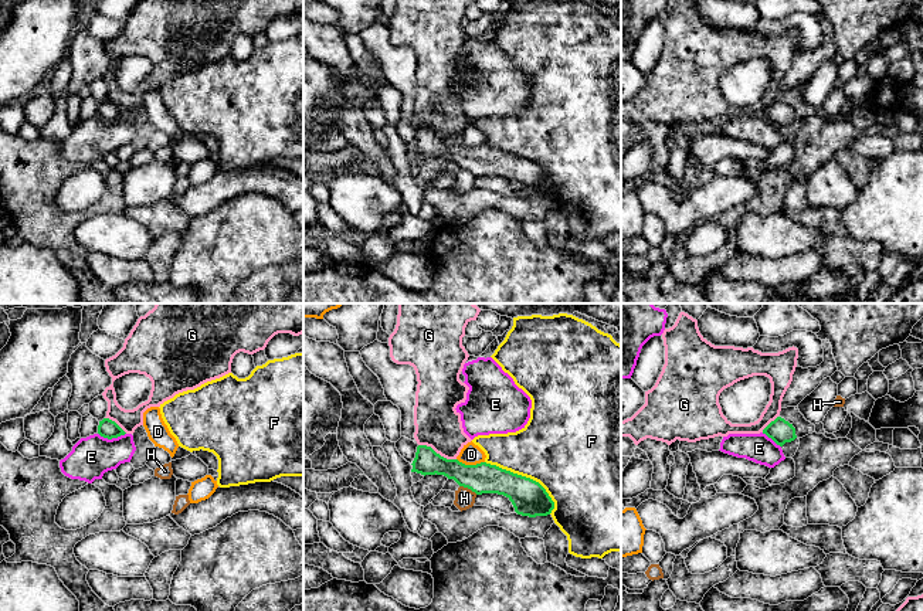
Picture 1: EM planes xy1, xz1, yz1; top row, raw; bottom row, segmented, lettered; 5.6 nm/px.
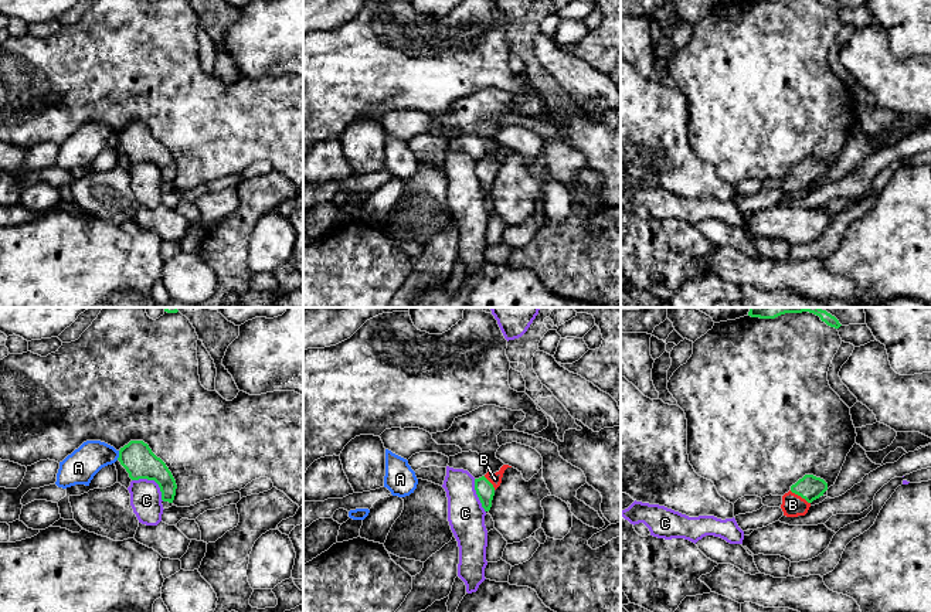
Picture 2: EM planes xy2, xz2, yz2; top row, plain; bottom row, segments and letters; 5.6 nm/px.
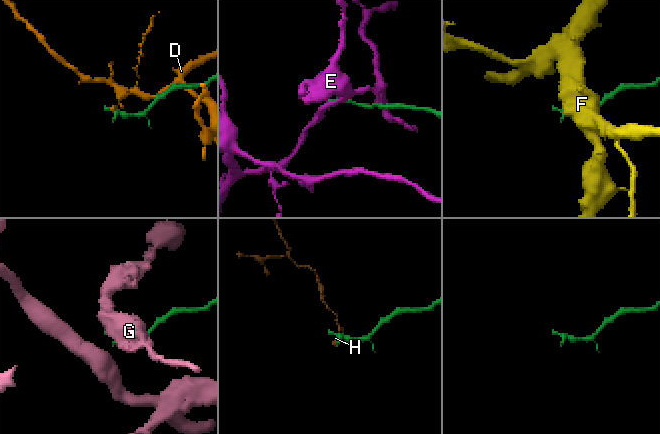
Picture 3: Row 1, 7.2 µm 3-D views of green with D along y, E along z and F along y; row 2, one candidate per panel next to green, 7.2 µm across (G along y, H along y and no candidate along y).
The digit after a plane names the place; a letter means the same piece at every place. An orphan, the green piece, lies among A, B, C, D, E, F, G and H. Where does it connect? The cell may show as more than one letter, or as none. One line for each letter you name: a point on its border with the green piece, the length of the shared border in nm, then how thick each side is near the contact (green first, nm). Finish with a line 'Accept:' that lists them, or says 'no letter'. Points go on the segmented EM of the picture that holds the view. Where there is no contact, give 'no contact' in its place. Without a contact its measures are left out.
B: yz2 (799, 495) | 140 nm | 140/130 nm
Accept: B

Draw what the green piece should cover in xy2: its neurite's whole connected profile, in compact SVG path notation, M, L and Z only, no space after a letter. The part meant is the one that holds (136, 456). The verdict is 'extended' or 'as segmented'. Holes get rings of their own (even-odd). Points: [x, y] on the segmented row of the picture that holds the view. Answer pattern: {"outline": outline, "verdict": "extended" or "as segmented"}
{"outline": "M130 441L120 448L118 460L129 473L132 480L154 480L162 492L162 500L173 503L176 496L176 480L166 466L143 441Z", "verdict": "as segmented"}

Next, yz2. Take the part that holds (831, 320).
{"outline": "M750 307L748 316L760 319L775 319L785 313L802 312L809 312L819 316L820 320L830 327L839 329L842 326L835 316L832 316L826 310L822 310L820 307Z", "verdict": "as segmented"}

